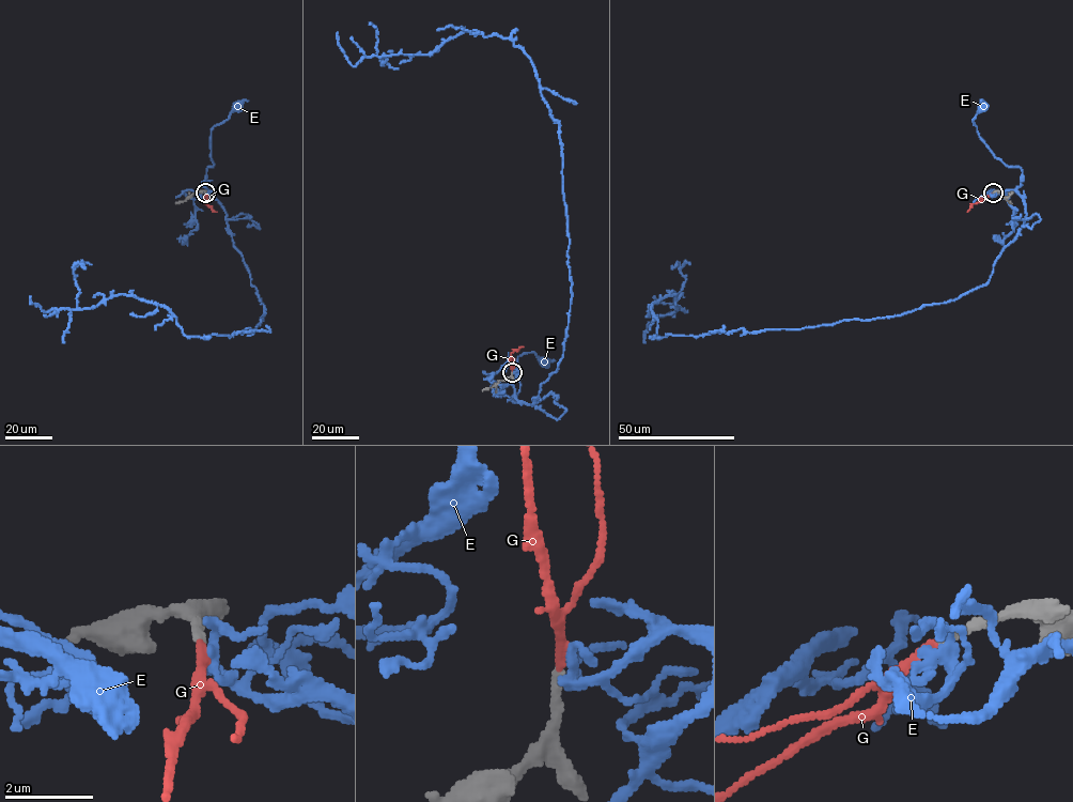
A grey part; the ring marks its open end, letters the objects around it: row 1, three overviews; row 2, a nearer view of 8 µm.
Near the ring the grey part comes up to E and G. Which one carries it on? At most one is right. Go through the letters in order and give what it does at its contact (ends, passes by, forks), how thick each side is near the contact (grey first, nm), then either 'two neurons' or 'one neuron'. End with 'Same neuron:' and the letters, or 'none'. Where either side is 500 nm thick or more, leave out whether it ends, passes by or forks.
E: it forks; calibres 220 and 200 nm; two neurons
G: it ends; calibres 200 and 180 nm; one neuron
Same neuron: G

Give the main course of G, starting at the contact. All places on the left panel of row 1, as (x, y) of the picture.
G: (205, 191), (204, 203), (217, 212)

